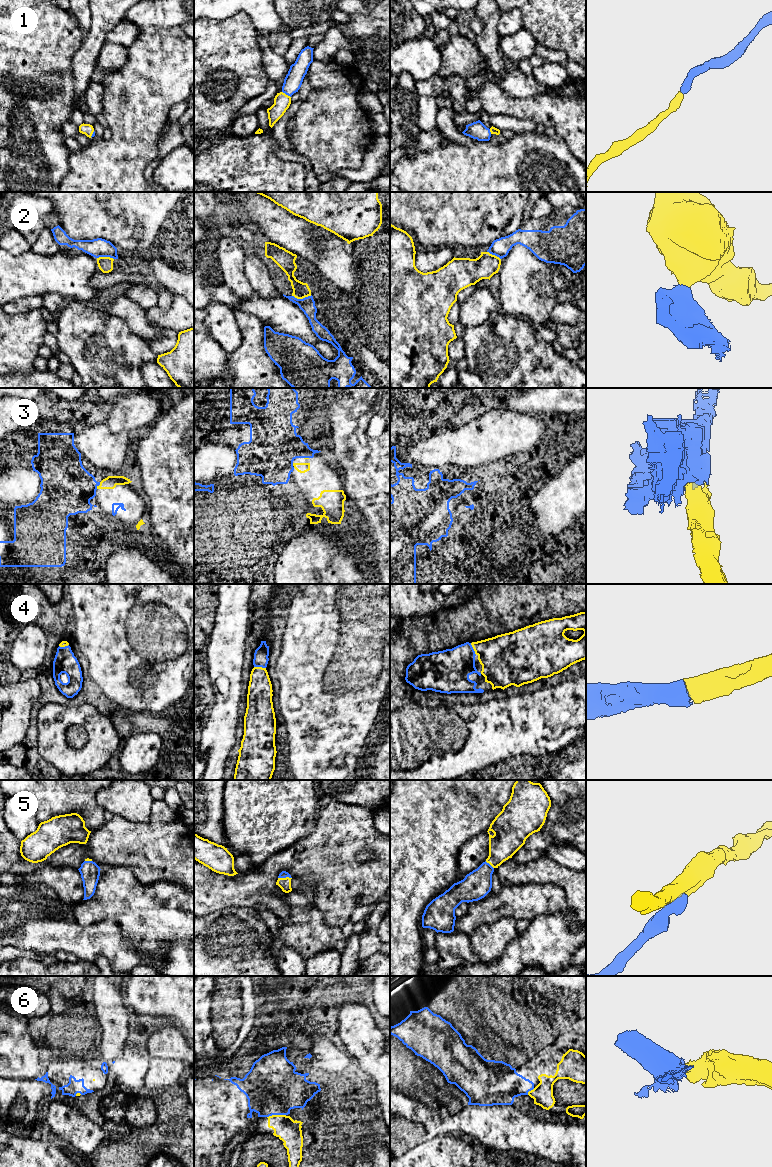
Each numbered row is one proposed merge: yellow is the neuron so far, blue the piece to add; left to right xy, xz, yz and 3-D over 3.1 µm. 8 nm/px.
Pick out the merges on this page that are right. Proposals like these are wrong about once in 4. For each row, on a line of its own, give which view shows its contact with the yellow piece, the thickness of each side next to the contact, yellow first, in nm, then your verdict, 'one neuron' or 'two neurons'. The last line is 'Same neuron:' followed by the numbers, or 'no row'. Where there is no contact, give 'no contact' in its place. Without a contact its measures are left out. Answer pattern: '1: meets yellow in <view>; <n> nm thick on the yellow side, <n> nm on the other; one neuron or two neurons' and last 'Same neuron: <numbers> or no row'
1: meets yellow in xz; 130 nm thick on the yellow side, 140 nm on the other; one neuron
2: meets yellow in xz; 130 nm thick on the yellow side, 120 nm on the other; two neurons
3: meets yellow in xy; 100 nm thick on the yellow side, 400 nm on the other; one neuron
4: meets yellow in xz; 200 nm thick on the yellow side, 120 nm on the other; one neuron
5: meets yellow in xz; 100 nm thick on the yellow side, 60 nm on the other; one neuron
6: meets yellow in xz; 190 nm thick on the yellow side, 440 nm on the other; one neuron
Same neuron: 1, 3, 4, 5, 6

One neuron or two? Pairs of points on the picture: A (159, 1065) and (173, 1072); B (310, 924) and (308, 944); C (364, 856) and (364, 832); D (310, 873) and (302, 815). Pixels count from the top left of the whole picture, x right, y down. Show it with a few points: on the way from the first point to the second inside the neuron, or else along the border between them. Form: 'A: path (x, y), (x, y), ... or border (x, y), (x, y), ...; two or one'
A: path (162, 1068), (166, 1072), (170, 1072); one
B: path (310, 929), (308, 939); one
C: border (356, 853), (359, 850), (369, 848), (375, 856); two
D: border (316, 816), (316, 827), (285, 849); two

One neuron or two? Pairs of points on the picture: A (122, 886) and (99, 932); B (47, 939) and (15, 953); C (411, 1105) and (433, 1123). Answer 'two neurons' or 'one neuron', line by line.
A: two neurons
B: two neurons
C: one neuron

